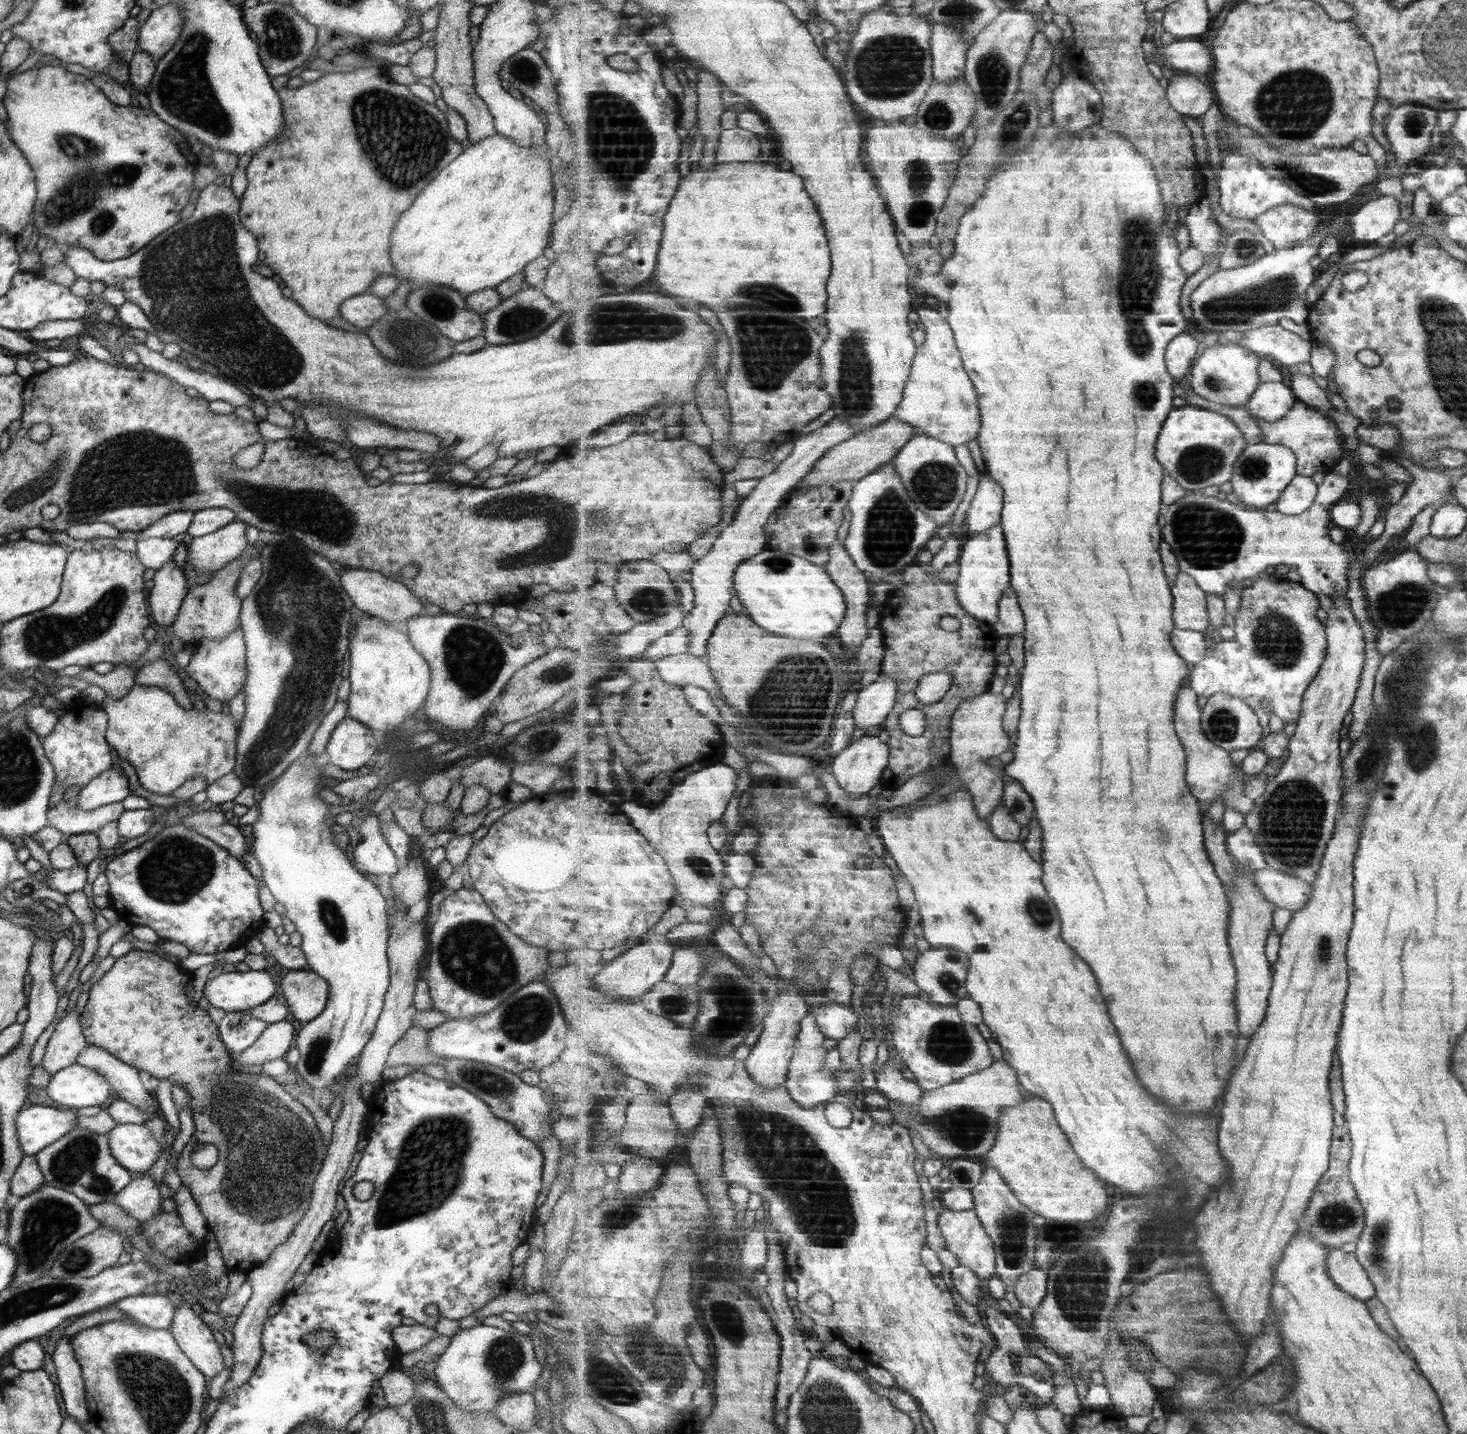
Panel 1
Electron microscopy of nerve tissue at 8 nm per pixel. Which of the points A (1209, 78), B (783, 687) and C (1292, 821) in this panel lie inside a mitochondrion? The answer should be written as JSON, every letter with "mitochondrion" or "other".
{"A":"other","B":"mitochondrion","C":"mitochondrion"}

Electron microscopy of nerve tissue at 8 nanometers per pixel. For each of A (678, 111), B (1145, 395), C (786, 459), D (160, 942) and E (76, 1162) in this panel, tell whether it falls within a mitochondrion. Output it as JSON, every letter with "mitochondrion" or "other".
{"A":"other","B":"mitochondrion","C":"other","D":"other","E":"mitochondrion"}

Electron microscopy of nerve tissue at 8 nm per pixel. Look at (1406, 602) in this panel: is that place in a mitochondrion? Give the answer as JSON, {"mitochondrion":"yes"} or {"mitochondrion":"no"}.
{"mitochondrion":"yes"}

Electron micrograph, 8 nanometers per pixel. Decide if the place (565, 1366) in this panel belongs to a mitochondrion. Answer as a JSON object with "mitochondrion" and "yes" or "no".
{"mitochondrion":"yes"}

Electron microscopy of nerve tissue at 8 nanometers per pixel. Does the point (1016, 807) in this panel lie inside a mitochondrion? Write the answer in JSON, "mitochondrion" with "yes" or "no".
{"mitochondrion":"no"}

